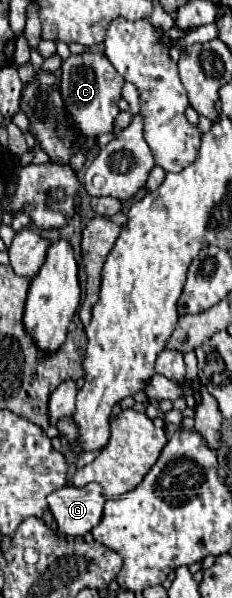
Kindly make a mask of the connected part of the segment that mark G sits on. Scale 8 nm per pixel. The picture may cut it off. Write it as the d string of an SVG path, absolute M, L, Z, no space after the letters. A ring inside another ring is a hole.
M99 483L81 489L65 485L47 497L49 509L57 521L57 529L65 535L85 535L99 525L105 507L105 495Z

